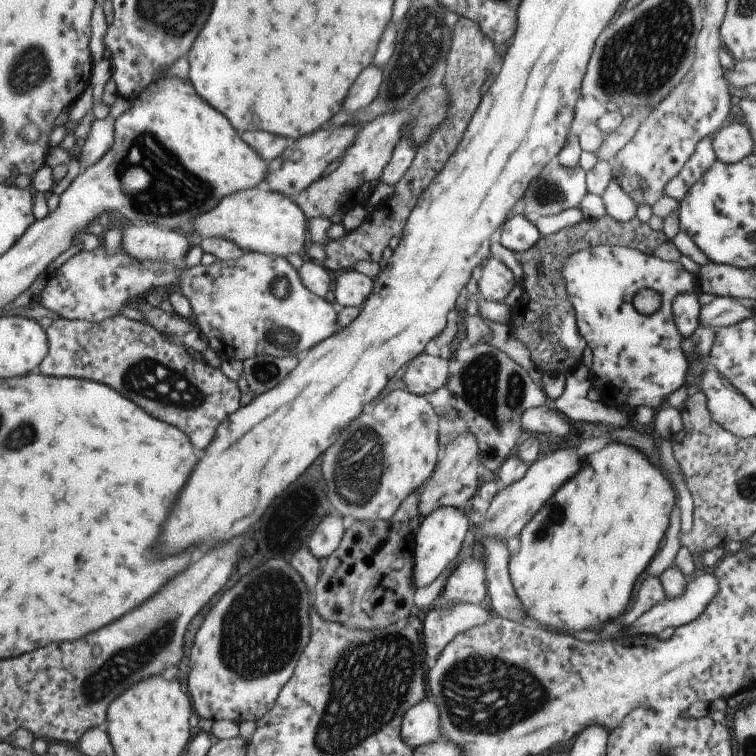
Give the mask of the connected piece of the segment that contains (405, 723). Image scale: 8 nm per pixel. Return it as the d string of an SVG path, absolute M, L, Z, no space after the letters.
M420 700L405 712L399 730L400 740L411 749L434 742L440 736L434 703Z

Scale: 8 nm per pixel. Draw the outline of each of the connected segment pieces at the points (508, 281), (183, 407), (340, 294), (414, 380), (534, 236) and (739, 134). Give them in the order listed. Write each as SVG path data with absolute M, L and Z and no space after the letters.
M489 256L483 260L481 276L476 285L483 300L499 303L515 284L511 270L501 261Z
M118 314L98 323L57 319L44 331L48 350L36 372L49 377L78 377L109 386L115 392L121 392L121 396L125 396L127 400L135 402L143 412L149 412L151 416L157 416L157 420L165 420L167 424L179 428L189 438L193 448L203 450L212 439L216 426L225 422L240 407L241 394L237 385L230 382L219 368L193 361L181 342L166 339L145 322L127 319Z
M352 268L345 269L335 280L335 288L333 288L335 305L361 308L372 294L373 288L373 279Z
M420 353L409 361L406 372L399 382L402 390L422 396L444 387L447 379L447 359Z
M515 215L501 226L499 242L516 255L530 249L541 238L531 218Z
M733 120L727 121L712 140L716 159L724 163L734 163L753 153L754 142L749 129Z

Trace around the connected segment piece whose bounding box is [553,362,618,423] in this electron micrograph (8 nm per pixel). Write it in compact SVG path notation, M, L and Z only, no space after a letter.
M580 362L575 370L566 374L562 395L553 401L553 409L560 410L571 420L597 423L615 422L618 417L613 410L600 408L597 403L589 401L587 392L590 386L592 386L590 372Z

